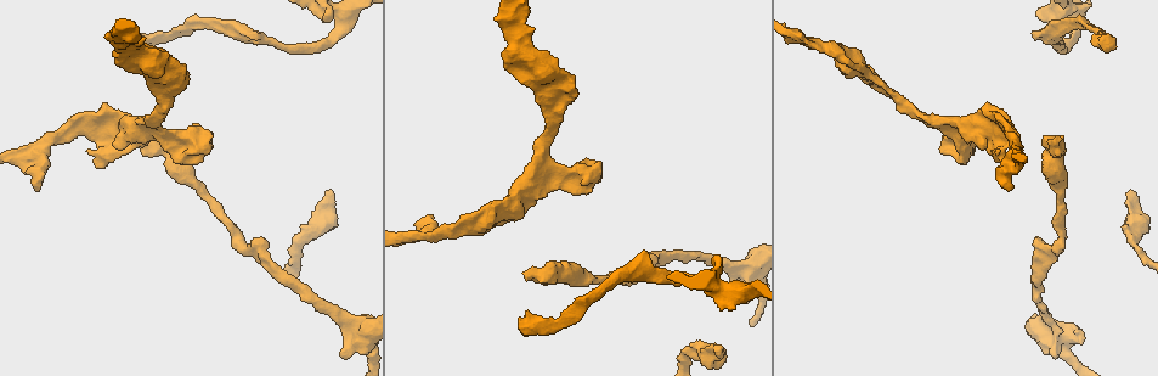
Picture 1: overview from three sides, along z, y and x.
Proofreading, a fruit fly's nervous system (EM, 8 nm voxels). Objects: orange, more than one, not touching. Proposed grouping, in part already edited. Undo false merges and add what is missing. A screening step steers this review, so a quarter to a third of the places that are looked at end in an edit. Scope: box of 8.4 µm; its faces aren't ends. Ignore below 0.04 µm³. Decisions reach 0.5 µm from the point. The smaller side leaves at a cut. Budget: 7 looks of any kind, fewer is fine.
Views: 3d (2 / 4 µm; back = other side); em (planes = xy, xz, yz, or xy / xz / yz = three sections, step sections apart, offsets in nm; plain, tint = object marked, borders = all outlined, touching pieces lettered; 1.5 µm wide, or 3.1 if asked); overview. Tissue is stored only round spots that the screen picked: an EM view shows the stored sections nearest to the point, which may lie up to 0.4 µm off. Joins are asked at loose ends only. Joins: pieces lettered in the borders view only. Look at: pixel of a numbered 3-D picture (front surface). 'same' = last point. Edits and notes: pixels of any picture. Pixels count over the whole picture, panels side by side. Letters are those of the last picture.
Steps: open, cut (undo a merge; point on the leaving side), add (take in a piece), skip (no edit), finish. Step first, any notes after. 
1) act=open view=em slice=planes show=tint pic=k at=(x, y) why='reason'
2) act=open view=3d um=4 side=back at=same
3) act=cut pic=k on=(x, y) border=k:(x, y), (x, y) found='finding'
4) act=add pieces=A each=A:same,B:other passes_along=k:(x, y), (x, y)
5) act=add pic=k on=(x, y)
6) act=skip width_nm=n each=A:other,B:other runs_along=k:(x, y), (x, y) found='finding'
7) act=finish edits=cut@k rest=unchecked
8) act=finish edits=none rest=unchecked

act=open view=3d um=2 side=back pic=1 at=(519, 321) why='end of a long branch'

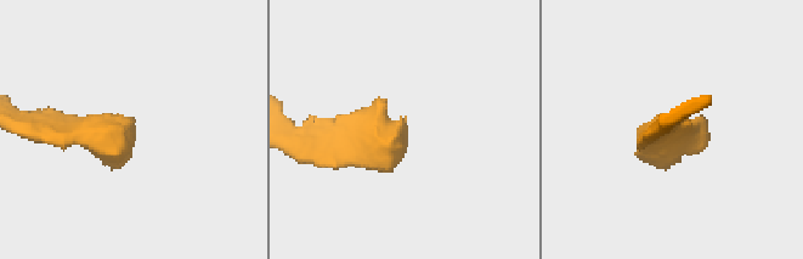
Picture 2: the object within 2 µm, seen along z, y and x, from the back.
act=open view=em slice=xz step=4 show=borders pic=2 at=(405, 123) why='need the tissue'

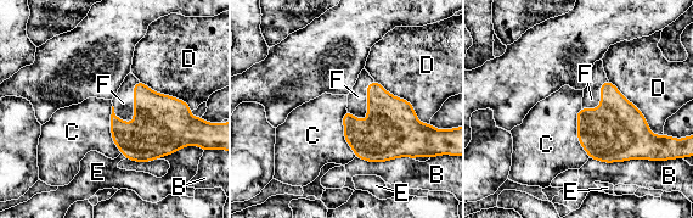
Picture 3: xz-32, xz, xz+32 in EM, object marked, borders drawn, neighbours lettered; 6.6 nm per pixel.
act=add pieces=F longest_contact=D:500nm each=B:other,C:other,D:other,E:other,F:same passes_along=3:(162, 126), (134, 102), (123, 102) found='it goes on there'

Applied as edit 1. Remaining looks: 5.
act=open view=em slice=planes show=borders pic=1 at=(1052, 139) why='thick end'

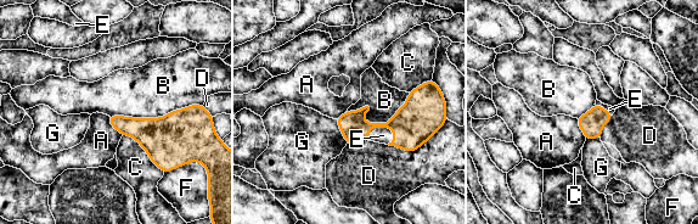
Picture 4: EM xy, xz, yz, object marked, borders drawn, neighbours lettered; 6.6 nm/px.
act=add pieces=E each=A:other,B:other,C:other,D:other,E:same,F:other,G:other passes_along=4:(416, 122), (380, 127), (383, 135) found='it goes on there'

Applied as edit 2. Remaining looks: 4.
act=open view=overview

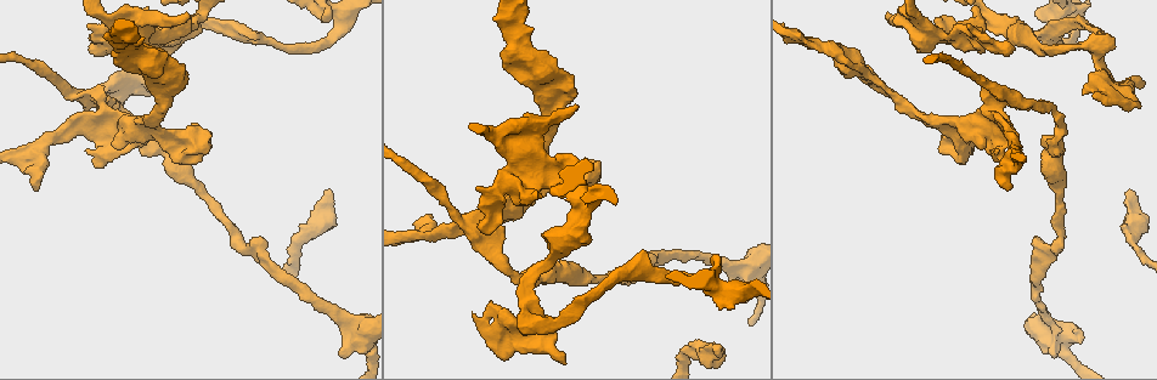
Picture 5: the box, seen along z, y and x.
act=open view=em slice=xy step=4 show=tint pic=5 at=(1008, 187) why='free end'

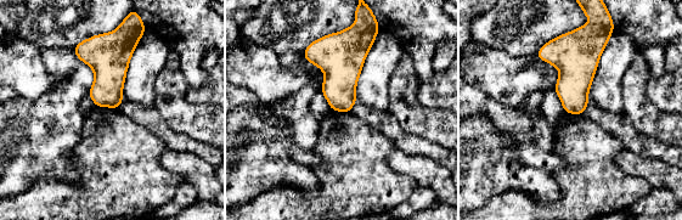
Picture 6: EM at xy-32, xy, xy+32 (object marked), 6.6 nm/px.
act=open view=em slice=planes show=borders at=same why='cut it another way'

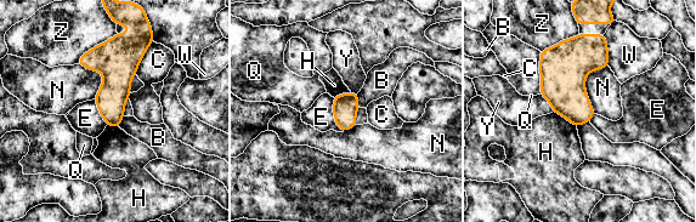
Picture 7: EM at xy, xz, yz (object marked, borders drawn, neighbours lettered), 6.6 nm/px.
act=skip each=B:other,C:other,E:other,H:other,N:other,Q:other,W:other,Y:other,Z:other border=7:(332, 97), (333, 118), (343, 131) found='none of them fits'

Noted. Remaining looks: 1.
act=finish edits=add@3,add@4 rest=unchecked

